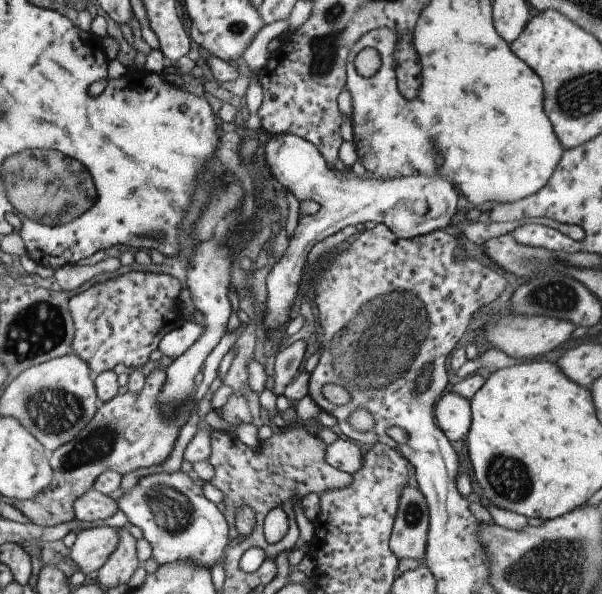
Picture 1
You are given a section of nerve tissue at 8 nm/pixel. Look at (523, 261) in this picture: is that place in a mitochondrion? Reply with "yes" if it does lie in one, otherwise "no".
yes

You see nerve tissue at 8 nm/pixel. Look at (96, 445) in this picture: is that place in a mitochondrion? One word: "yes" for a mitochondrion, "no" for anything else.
yes

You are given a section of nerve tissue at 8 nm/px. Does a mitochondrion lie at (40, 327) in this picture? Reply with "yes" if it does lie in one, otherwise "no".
yes

